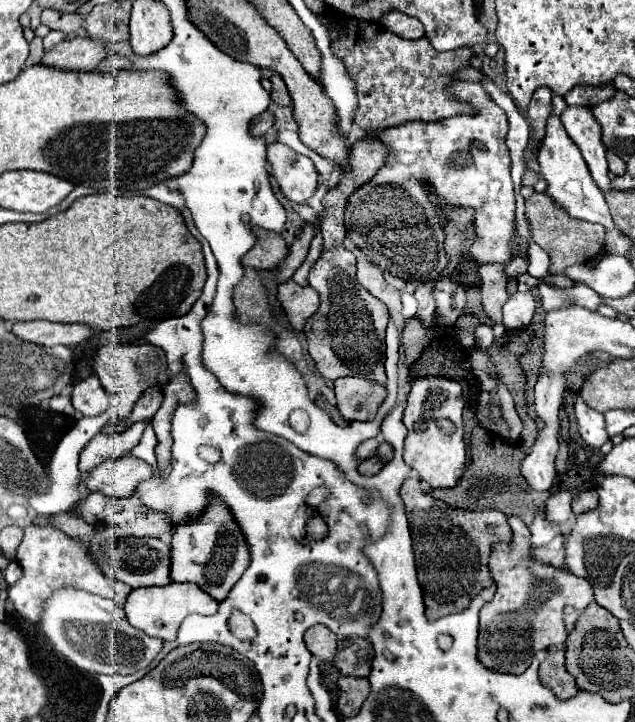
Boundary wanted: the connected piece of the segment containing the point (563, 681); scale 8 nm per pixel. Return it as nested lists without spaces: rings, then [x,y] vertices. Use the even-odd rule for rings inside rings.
[[[564,650],[546,654],[546,660],[540,664],[540,682],[550,688],[560,700],[568,700],[578,692],[576,680],[566,670]]]

